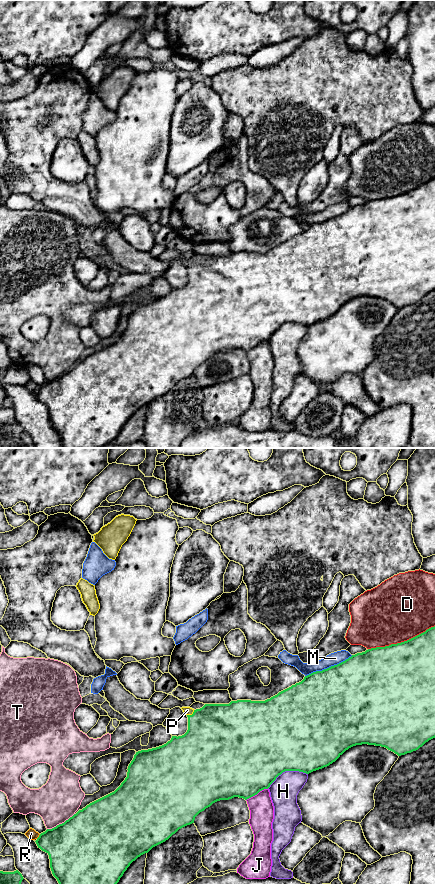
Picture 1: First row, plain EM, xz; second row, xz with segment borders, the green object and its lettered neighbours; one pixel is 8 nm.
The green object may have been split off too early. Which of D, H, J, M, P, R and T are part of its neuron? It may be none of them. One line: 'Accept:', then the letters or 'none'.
Accept: P

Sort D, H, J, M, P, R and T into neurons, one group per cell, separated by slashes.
D / H / J / M / P / R / T

